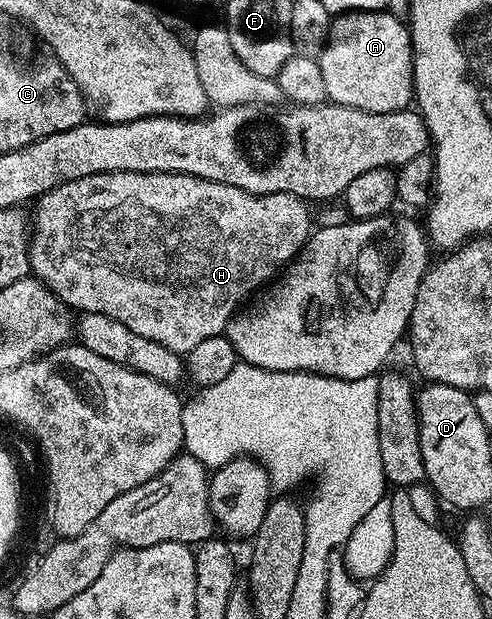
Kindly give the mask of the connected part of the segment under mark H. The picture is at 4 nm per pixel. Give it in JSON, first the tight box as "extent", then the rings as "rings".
{"extent":[29,172,312,356],"rings":[[[108,172],[96,176],[84,176],[80,180],[72,180],[68,184],[60,184],[52,188],[37,199],[34,208],[29,240],[30,269],[33,277],[44,283],[56,295],[58,301],[70,307],[71,311],[112,316],[112,320],[120,320],[120,324],[132,328],[136,336],[156,340],[156,344],[164,344],[164,348],[183,356],[203,340],[222,334],[239,307],[255,292],[261,291],[279,271],[293,262],[312,233],[311,207],[295,194],[253,194],[244,192],[232,184],[220,184],[191,174]]]}

